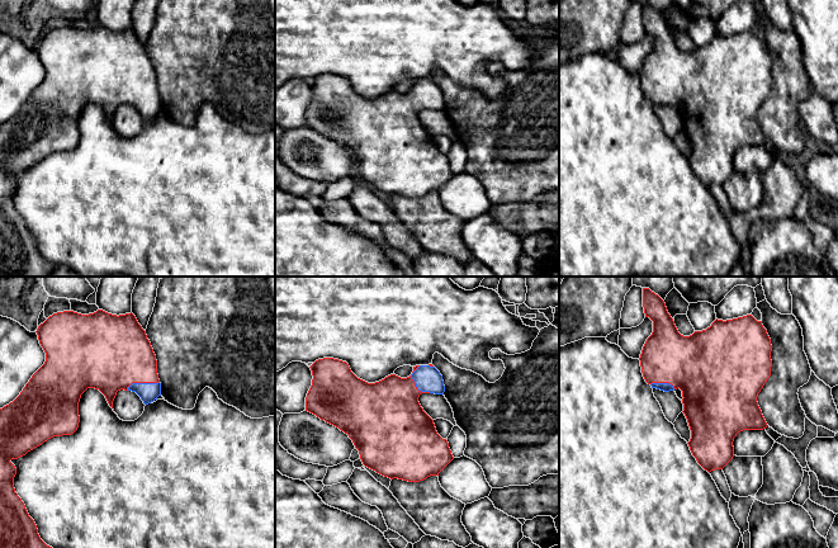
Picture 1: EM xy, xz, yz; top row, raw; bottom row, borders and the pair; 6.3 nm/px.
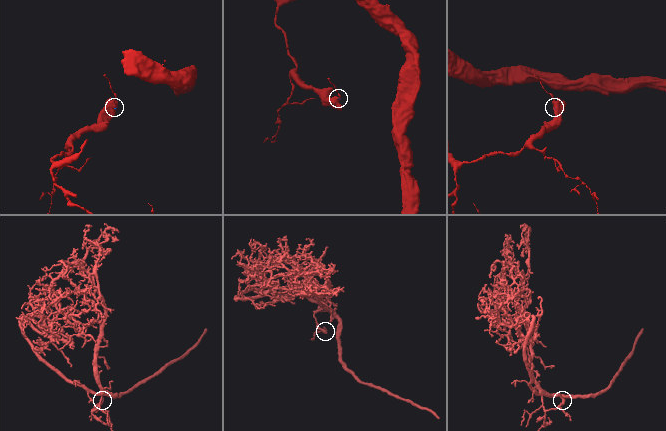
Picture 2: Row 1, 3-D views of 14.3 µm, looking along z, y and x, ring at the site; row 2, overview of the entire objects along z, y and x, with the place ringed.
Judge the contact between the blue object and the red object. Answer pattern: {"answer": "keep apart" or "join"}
{"answer": "join"}

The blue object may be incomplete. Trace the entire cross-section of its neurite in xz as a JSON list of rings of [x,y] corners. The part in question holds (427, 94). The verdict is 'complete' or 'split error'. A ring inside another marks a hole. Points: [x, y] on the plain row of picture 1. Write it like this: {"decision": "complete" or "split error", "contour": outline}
{"decision": "split error", "contour": [[[333,74],[318,75],[309,84],[313,95],[306,113],[306,127],[347,150],[365,183],[390,195],[420,198],[430,192],[439,192],[454,175],[448,156],[437,150],[434,136],[418,118],[421,109],[444,110],[445,108],[442,91],[432,80],[413,82],[412,90],[407,94],[390,90],[375,99],[358,94],[346,77]]]}

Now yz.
{"decision": "split error", "contour": [[[643,4],[643,23],[645,33],[653,37],[653,48],[639,74],[643,93],[652,104],[682,107],[682,128],[691,146],[687,160],[692,171],[709,189],[723,185],[734,173],[733,157],[738,148],[768,142],[757,118],[772,82],[767,46],[762,37],[747,30],[726,37],[716,34],[706,46],[683,52],[664,16],[649,4]]]}

